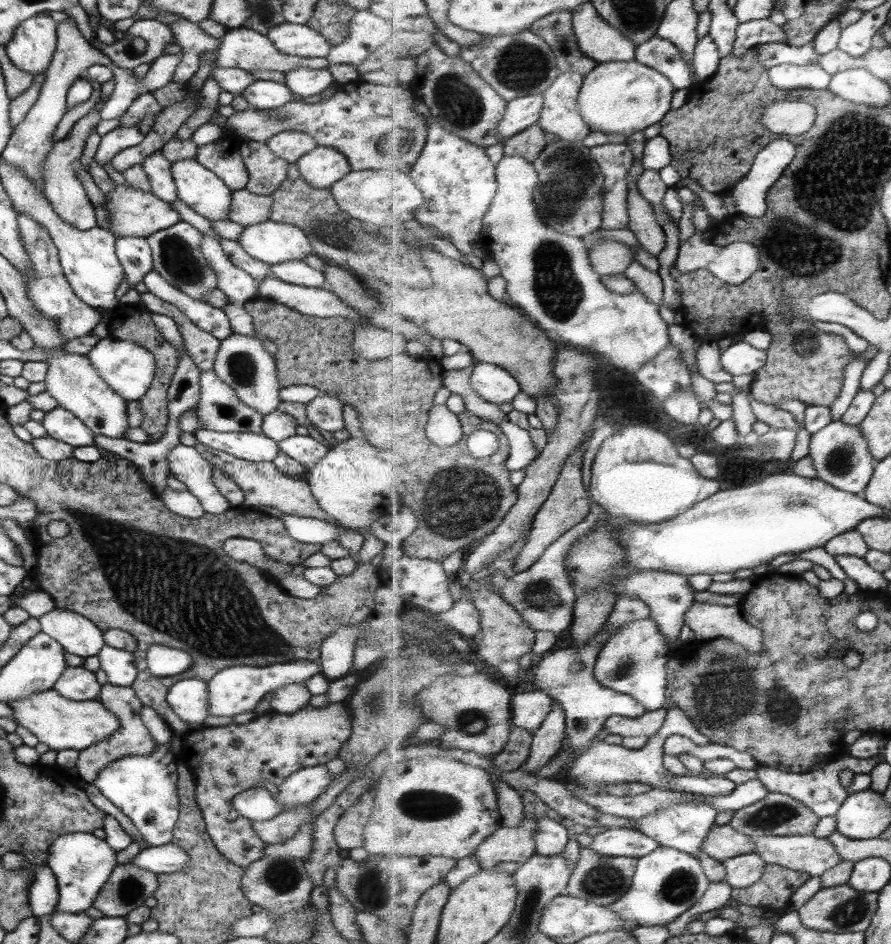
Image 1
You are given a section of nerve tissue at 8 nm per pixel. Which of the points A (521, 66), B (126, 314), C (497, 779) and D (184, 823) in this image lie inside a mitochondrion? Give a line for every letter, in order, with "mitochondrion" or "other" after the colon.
A: mitochondrion
B: mitochondrion
C: other
D: other

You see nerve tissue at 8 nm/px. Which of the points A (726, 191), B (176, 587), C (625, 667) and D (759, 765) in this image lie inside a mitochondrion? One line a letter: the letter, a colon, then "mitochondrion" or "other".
A: other
B: mitochondrion
C: mitochondrion
D: other

